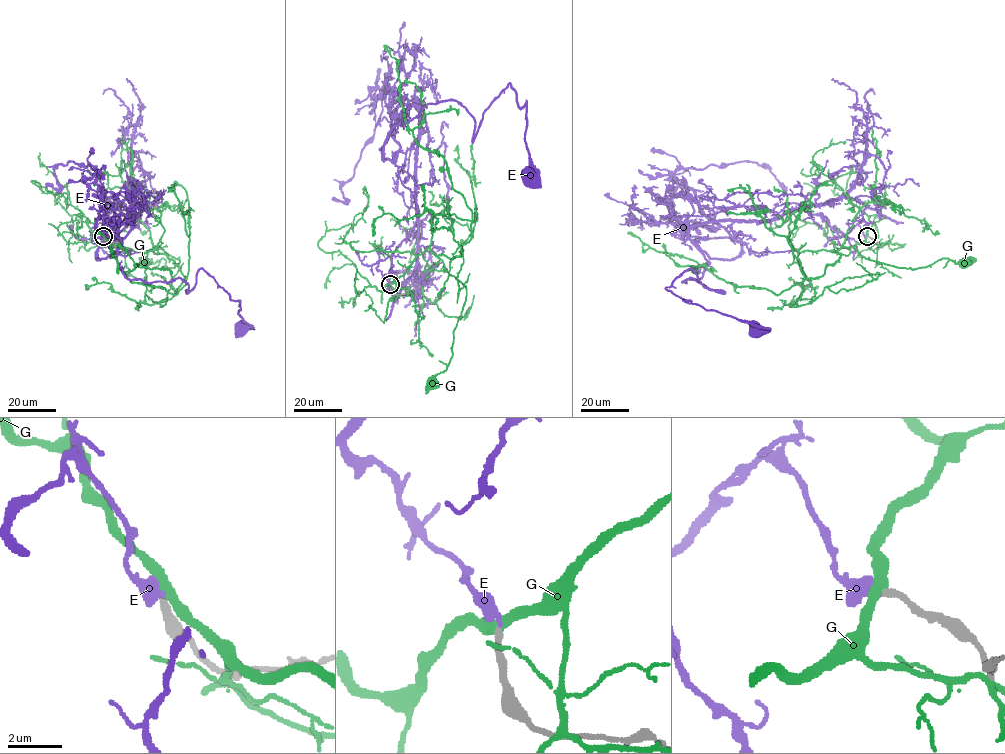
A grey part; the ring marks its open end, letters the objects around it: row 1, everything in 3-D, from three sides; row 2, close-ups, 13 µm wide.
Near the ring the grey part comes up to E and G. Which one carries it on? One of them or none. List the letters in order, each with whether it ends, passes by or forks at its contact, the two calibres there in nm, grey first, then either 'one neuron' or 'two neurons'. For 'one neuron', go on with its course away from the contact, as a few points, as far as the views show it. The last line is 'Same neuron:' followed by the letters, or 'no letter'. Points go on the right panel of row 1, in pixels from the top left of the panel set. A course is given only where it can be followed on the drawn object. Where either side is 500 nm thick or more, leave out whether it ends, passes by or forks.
E: it ends there; 240 nm thick on the grey side, 380 nm on the other; one neuron; it runs (867, 236), (803, 210), (696, 224), (707, 265), (683, 282), (724, 292), (689, 268), (666, 289), (758, 330)
G: it passes by; 260 nm thick on the grey side, 380 nm on the other; two neurons
Same neuron: E

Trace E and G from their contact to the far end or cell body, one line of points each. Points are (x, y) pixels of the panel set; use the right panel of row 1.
E: (867, 236), (803, 210), (696, 224), (707, 265), (683, 282), (724, 292), (689, 268), (666, 289), (758, 330)
G: (867, 236), (861, 243), (831, 251), (854, 247), (870, 260), (913, 269), (942, 258), (956, 263), (966, 261)

